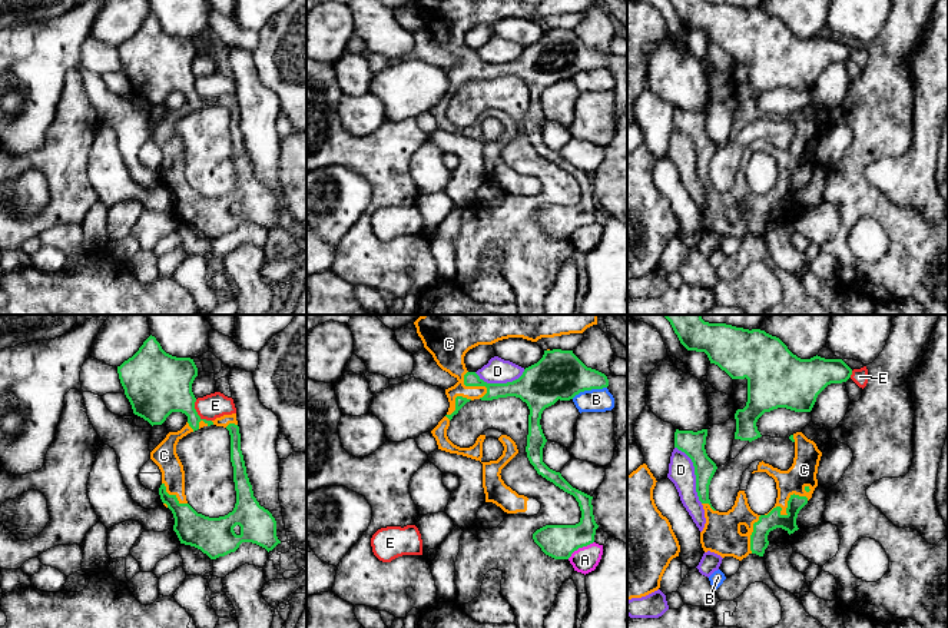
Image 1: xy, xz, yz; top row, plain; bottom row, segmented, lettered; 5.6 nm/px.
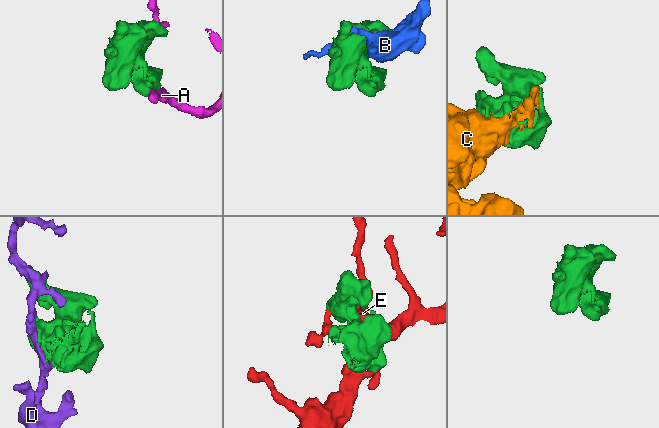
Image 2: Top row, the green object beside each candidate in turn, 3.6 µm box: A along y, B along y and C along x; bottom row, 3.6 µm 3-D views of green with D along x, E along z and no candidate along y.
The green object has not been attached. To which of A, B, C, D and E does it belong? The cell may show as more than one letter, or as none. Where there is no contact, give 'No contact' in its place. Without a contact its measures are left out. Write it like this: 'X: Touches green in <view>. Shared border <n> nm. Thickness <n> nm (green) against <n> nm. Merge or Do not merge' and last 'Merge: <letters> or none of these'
A: Touches green in xz. Shared border 180 nm. Thickness 190 nm (green) against 150 nm. Do not merge
B: Touches green in xz. Shared border 220 nm. Thickness 280 nm (green) against 130 nm. Do not merge
C: Touches green in yz. Shared border 260 nm. Thickness 100 nm (green) against 150 nm. Merge
D: Touches green in yz. Shared border 360 nm. Thickness 140 nm (green) against 140 nm. Do not merge
E: Touches green in xy. Shared border 160 nm. Thickness 320 nm (green) against 140 nm. Do not merge
Merge: C

